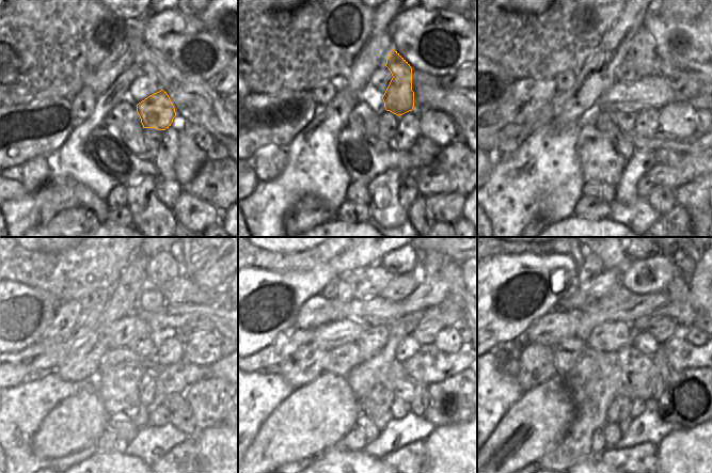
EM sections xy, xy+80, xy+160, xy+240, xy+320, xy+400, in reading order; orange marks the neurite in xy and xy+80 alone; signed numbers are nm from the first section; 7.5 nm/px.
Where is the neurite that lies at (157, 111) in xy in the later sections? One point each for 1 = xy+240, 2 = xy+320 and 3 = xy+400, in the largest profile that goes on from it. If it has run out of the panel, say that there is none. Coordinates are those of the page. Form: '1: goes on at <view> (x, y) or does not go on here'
1: goes on at xy+240 (162, 267)
2: goes on at xy+320 (404, 259)
3: goes on at xy+400 (629, 258)

